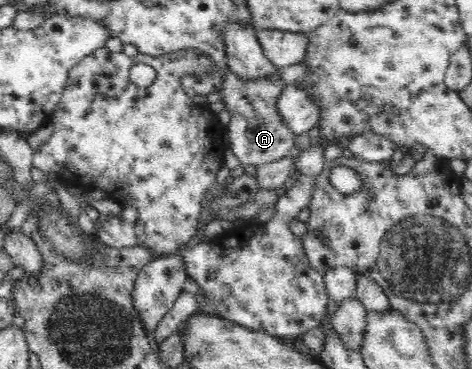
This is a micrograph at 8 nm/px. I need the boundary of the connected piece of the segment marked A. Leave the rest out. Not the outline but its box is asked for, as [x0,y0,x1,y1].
[222,71,295,168]

